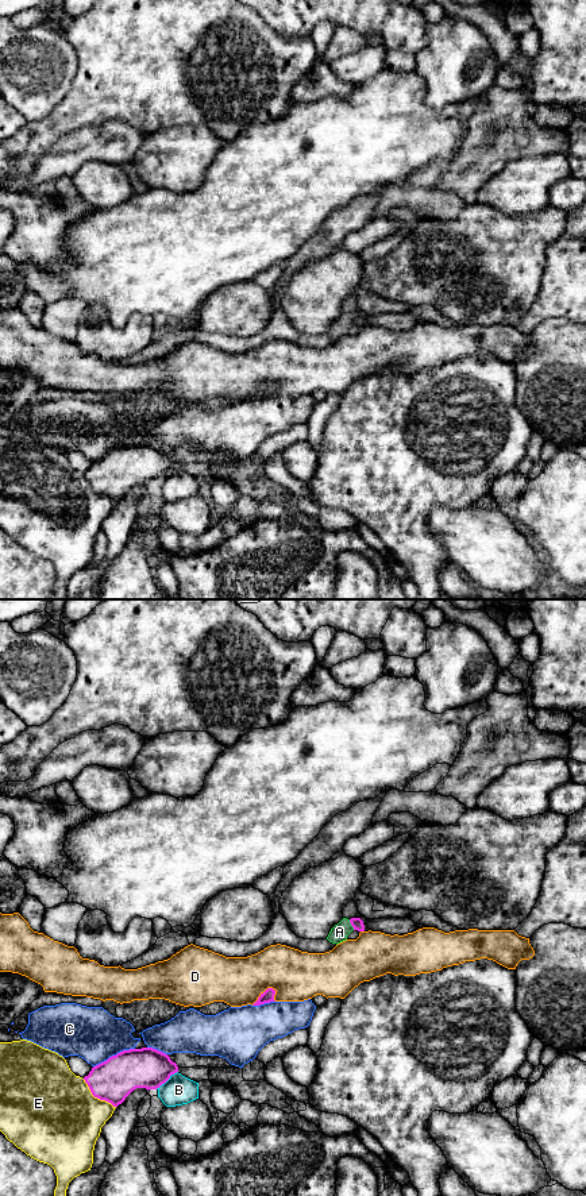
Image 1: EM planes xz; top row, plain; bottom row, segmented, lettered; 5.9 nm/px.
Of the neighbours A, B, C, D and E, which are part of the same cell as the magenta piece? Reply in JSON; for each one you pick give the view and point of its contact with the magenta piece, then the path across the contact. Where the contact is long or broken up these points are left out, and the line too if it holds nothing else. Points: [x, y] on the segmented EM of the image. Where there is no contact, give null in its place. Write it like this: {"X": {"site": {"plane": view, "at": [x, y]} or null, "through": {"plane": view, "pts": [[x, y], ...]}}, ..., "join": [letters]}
{"A": {"site": {"plane": "xz", "at": [351, 925]}, "through": {"plane": "xz", "pts": [[357, 923], [351, 925], [344, 926], [339, 932]]}}, "join": ["A"]}

